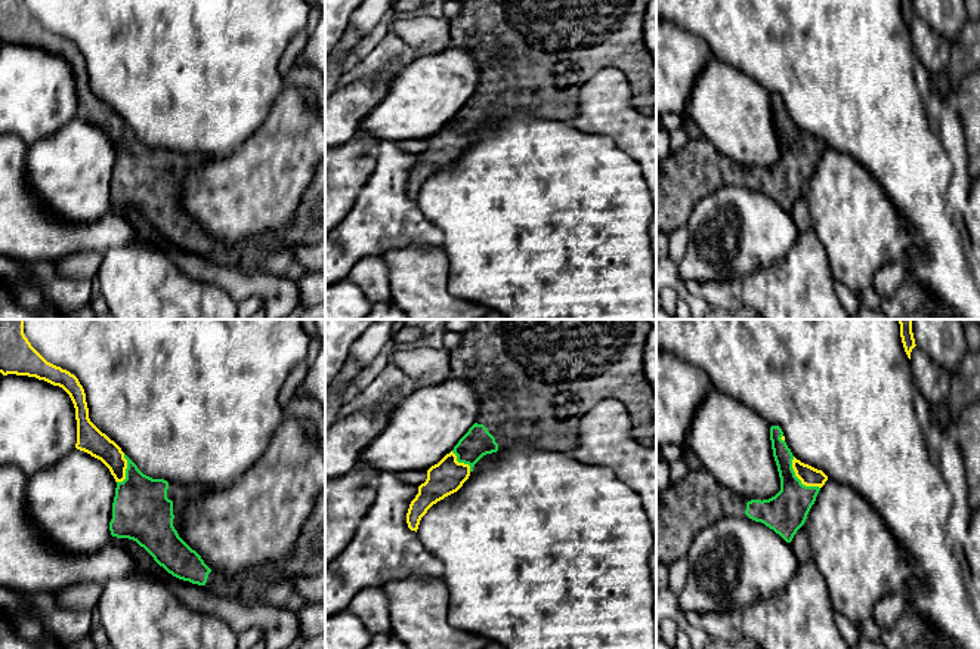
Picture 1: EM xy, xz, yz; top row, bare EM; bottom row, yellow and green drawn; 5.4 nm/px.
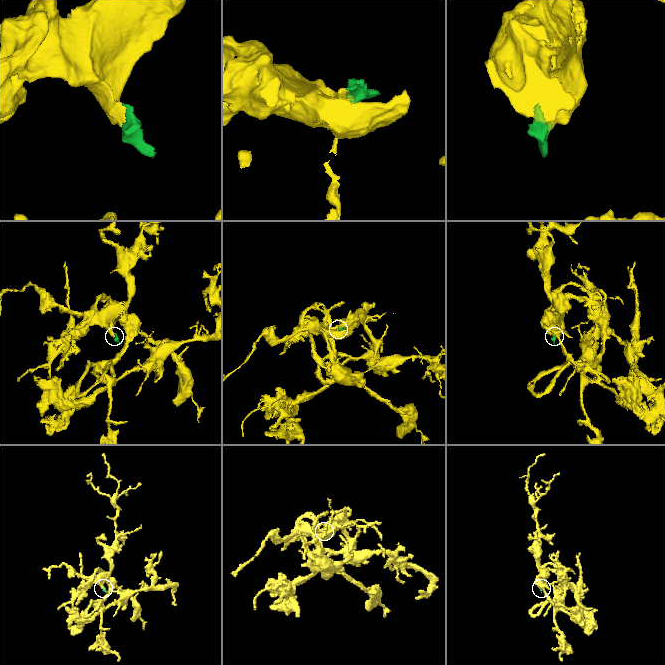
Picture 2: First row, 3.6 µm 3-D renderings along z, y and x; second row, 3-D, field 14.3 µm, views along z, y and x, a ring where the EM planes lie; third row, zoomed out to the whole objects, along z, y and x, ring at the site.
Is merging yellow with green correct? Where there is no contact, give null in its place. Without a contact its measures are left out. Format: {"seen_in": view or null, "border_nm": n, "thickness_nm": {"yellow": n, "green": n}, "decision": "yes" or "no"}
{"seen_in": "yz", "border_nm": 220, "thickness_nm": {"yellow": 110, "green": 220}, "decision": "yes"}

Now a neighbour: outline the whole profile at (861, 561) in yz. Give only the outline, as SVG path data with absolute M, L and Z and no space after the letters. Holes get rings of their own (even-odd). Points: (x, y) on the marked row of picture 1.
M828 479L811 506L804 526L811 559L822 574L832 609L854 625L874 616L874 605L884 596L903 591L913 562L869 501L850 486Z

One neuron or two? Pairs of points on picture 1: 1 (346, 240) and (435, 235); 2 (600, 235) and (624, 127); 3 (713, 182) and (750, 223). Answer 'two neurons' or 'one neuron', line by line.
1: one neuron
2: two neurons
3: two neurons

